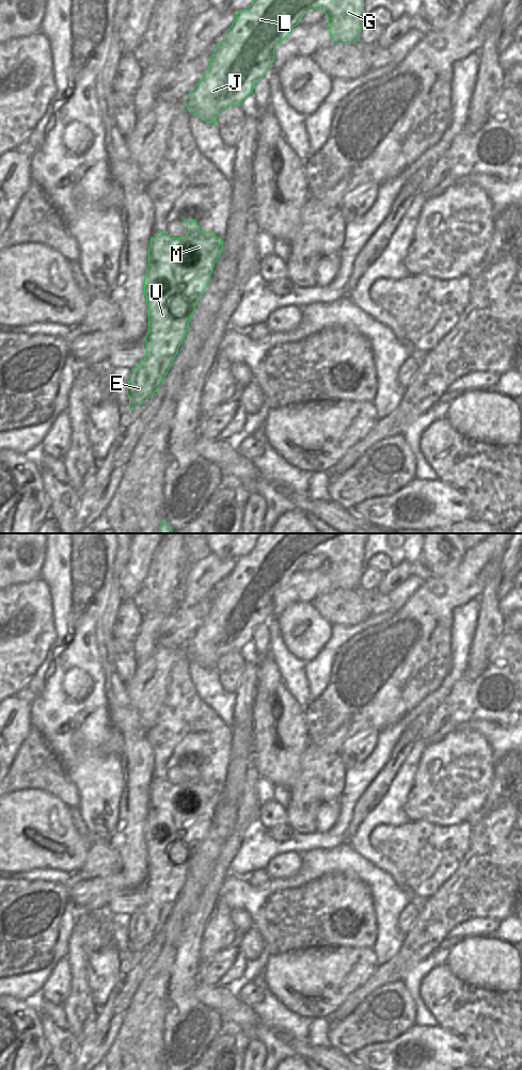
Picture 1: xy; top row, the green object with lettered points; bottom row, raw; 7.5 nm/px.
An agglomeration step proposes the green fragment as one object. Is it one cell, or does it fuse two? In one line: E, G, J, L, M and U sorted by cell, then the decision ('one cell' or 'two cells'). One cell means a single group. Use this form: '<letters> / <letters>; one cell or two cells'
E U / G J L M; two cells

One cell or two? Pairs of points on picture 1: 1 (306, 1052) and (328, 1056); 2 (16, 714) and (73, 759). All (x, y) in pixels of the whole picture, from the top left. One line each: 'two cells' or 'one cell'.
1: one cell
2: two cells

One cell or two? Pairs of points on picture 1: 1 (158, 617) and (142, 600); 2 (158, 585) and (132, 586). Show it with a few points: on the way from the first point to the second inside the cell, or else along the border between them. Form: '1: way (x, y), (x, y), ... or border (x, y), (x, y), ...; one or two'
1: border (169, 613), (149, 611), (143, 616); two
2: border (151, 562), (140, 590), (132, 597); two

